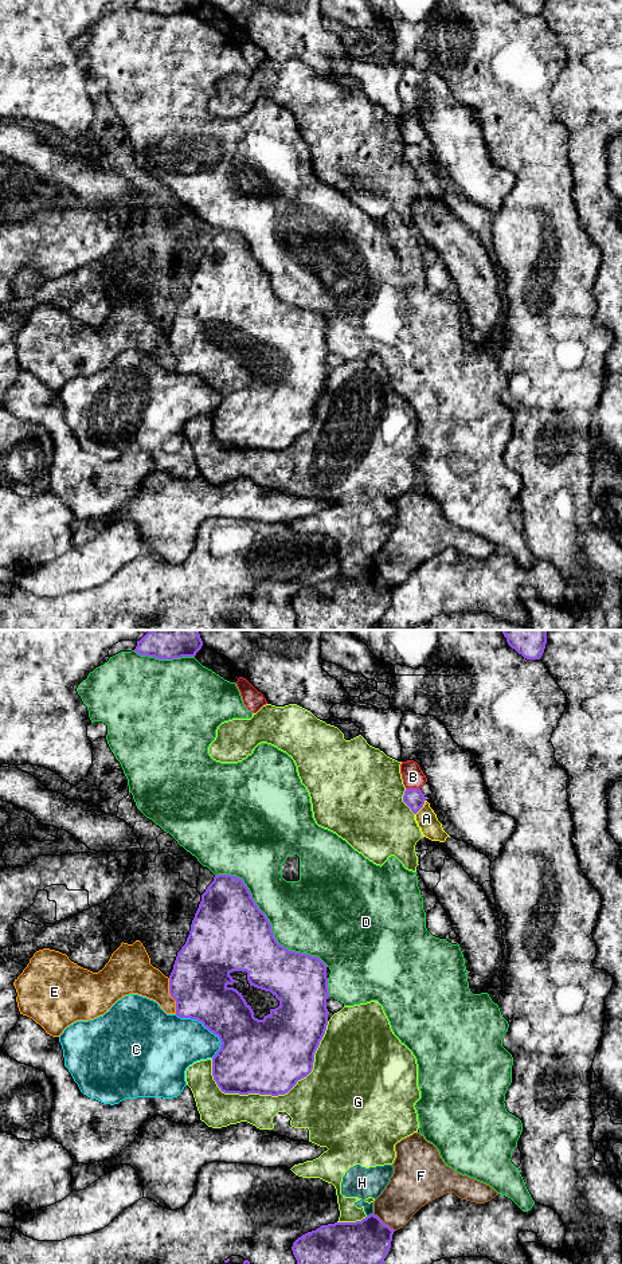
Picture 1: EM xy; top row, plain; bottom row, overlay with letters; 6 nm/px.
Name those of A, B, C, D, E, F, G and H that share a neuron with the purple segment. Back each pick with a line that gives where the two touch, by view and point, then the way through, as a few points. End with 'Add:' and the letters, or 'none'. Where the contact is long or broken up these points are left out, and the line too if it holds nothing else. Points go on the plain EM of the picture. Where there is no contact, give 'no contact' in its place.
A: xy (421, 163) | across xy (414, 153), (421, 163), (426, 173)
Add: A

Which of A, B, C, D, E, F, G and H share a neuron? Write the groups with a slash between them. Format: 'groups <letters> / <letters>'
groups A / B / C / D / E / F / G H

